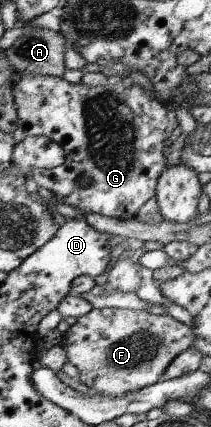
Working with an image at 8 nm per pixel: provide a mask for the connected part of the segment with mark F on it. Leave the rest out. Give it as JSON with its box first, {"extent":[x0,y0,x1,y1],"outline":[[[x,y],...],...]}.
{"extent":[62,307,192,396],"outline":[[[104,307],[88,311],[76,319],[63,333],[62,345],[65,350],[65,360],[78,370],[79,382],[106,396],[120,395],[137,391],[139,388],[154,384],[161,380],[166,365],[182,351],[191,348],[192,331],[190,327],[176,321],[168,313],[152,314],[147,311],[133,309],[117,309]]]}

